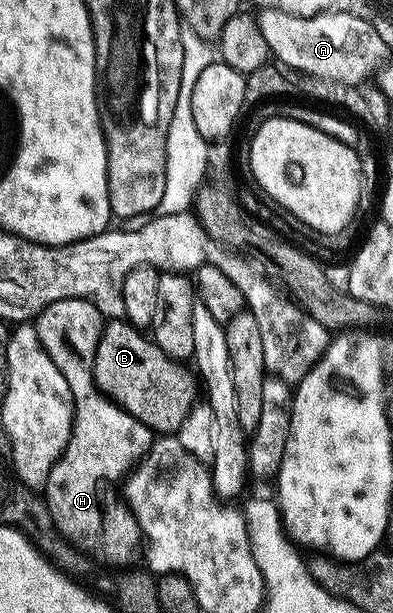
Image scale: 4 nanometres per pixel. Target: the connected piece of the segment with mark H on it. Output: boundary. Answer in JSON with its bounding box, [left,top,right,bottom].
[35,298,155,568]

